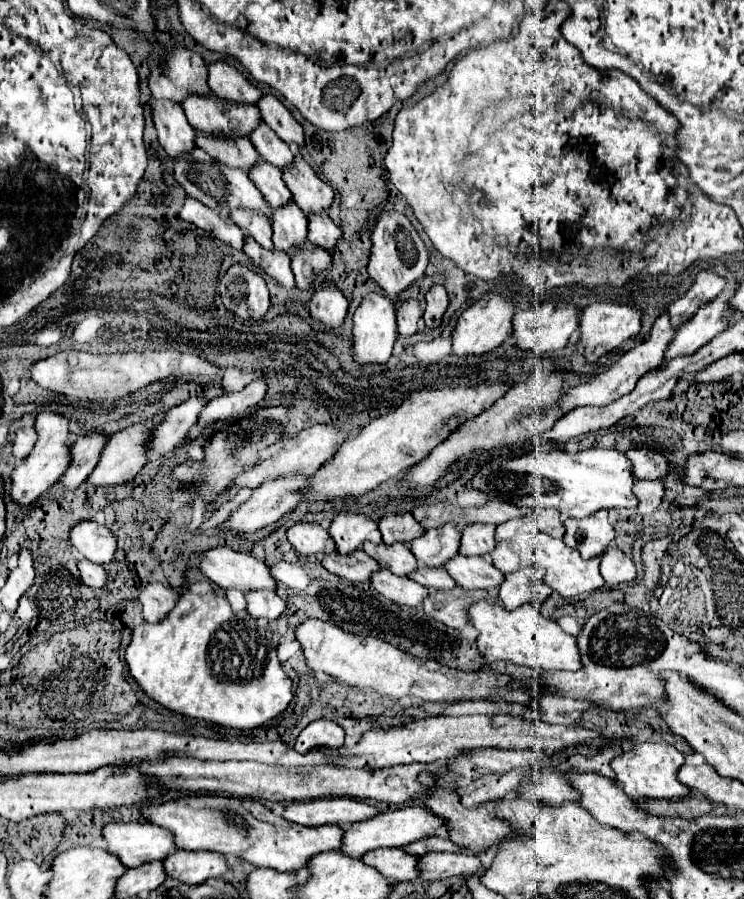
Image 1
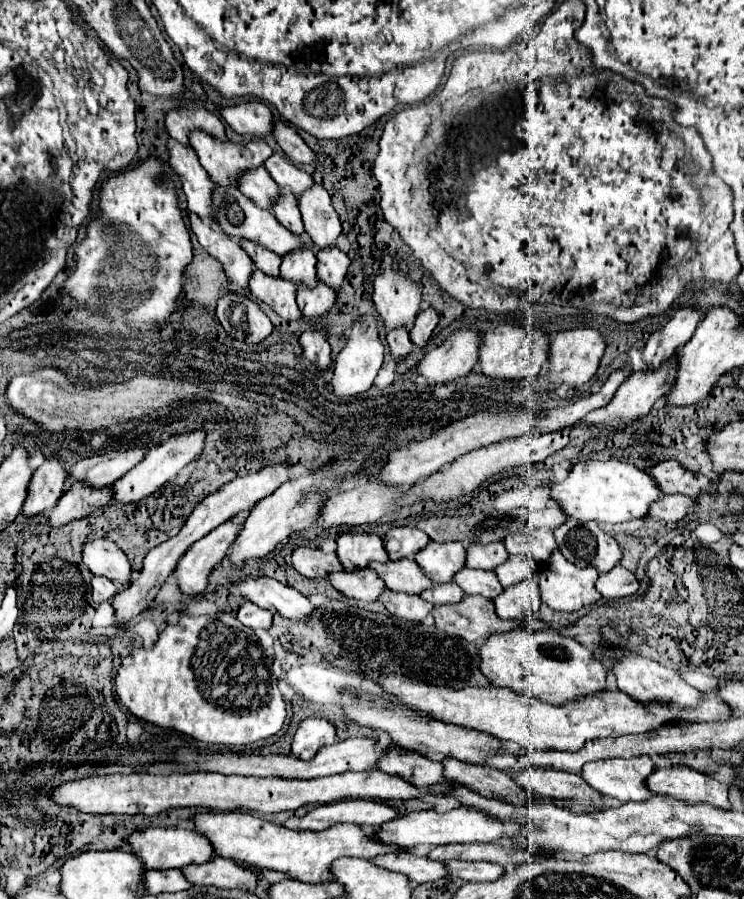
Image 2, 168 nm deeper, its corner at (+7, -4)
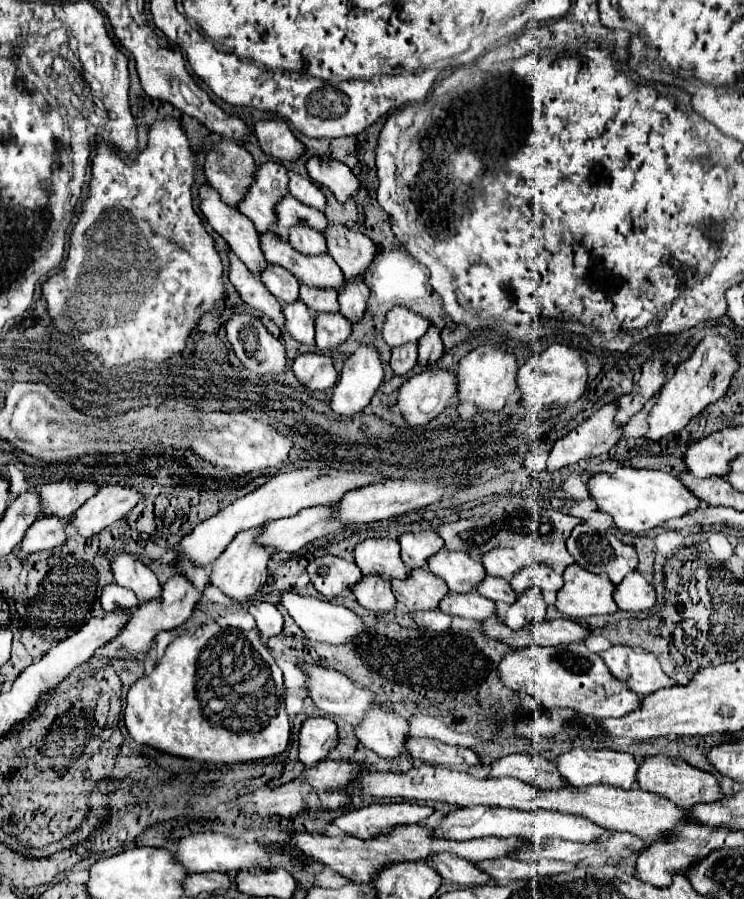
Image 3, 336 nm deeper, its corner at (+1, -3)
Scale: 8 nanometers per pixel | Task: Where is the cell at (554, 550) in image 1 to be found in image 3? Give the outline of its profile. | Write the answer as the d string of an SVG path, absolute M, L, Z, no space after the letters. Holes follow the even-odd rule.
M573 564L563 574L565 584L557 592L557 610L569 618L587 618L593 614L615 614L619 608L613 600L615 586L605 574L593 574Z

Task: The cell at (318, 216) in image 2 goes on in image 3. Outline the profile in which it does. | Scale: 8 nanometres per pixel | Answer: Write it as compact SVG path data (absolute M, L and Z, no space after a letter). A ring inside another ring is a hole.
M329 226L325 238L329 254L345 272L345 278L363 278L375 258L375 244L365 234L353 232L347 226Z

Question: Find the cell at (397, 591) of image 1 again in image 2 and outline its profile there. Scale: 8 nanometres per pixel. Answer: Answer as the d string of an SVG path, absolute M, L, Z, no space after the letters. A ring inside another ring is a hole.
M385 589L379 597L379 601L385 605L385 609L405 621L421 621L425 619L433 605L429 601L423 601L419 595L409 595L409 593L397 593L391 589Z

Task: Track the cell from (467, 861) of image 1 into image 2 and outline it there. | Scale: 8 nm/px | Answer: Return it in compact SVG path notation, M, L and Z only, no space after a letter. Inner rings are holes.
M443 861L447 867L447 877L453 881L495 881L503 875L503 867L497 863L475 863L475 861Z

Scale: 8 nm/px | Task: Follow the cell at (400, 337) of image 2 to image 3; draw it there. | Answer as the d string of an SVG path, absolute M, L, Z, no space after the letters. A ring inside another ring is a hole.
M403 344L401 348L393 348L391 370L393 374L409 374L417 364L417 344Z

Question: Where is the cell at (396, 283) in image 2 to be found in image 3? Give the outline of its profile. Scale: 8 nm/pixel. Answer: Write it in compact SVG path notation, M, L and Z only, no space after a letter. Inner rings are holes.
M393 308L387 316L383 336L391 348L397 348L407 342L417 344L419 338L427 332L427 328L429 322L415 312L409 312L409 308Z

